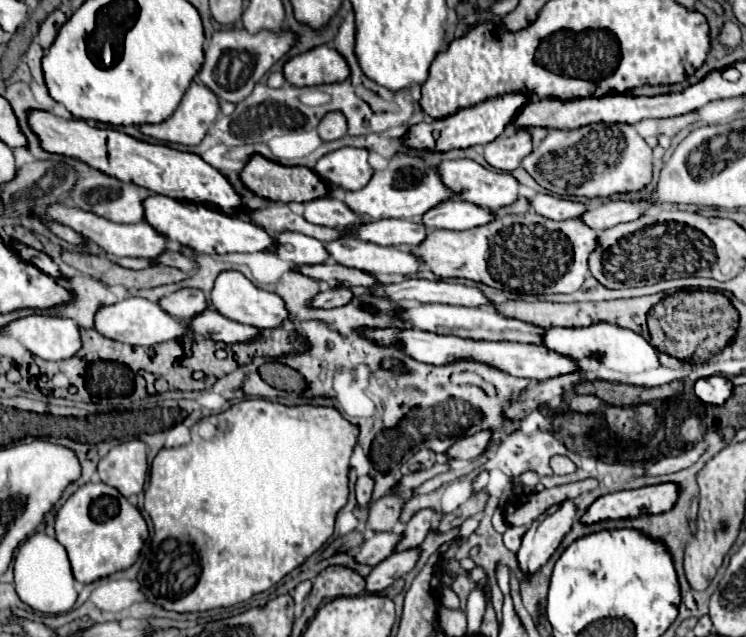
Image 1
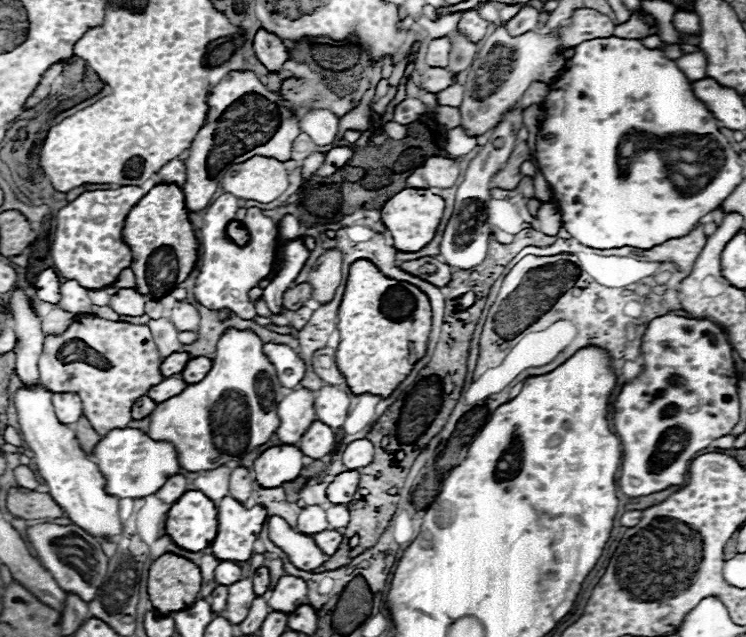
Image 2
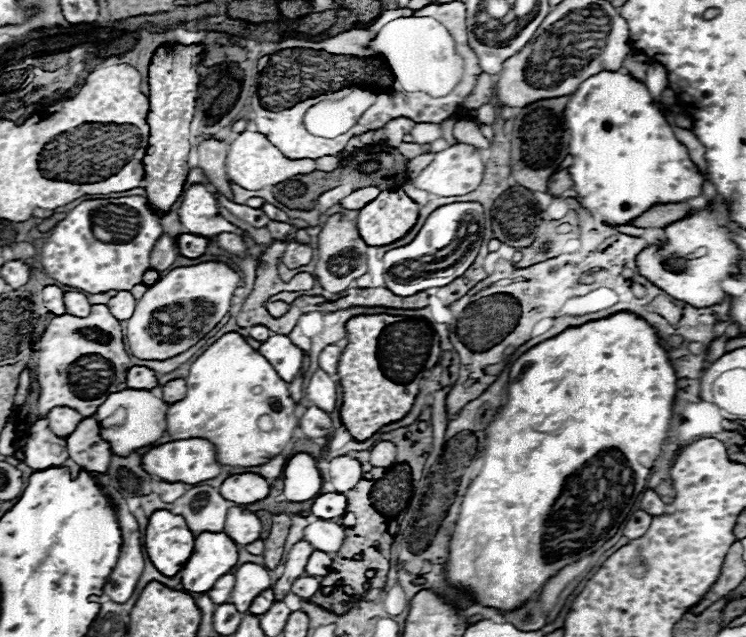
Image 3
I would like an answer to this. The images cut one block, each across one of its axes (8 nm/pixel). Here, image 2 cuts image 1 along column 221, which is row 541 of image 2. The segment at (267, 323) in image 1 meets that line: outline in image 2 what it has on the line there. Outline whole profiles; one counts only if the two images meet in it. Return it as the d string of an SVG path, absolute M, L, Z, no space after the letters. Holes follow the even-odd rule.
M280 516L268 518L268 530L270 530L270 540L288 554L290 562L296 568L312 572L314 568L326 562L326 554L316 546L312 536L294 532Z

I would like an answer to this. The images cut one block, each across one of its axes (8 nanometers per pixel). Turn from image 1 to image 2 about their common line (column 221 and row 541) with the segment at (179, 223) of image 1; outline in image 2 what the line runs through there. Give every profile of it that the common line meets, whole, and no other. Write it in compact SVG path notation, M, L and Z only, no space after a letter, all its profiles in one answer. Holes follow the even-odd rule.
M226 496L218 502L218 536L210 544L218 560L246 562L252 556L252 544L262 530L266 510L262 506L244 508L238 500Z

